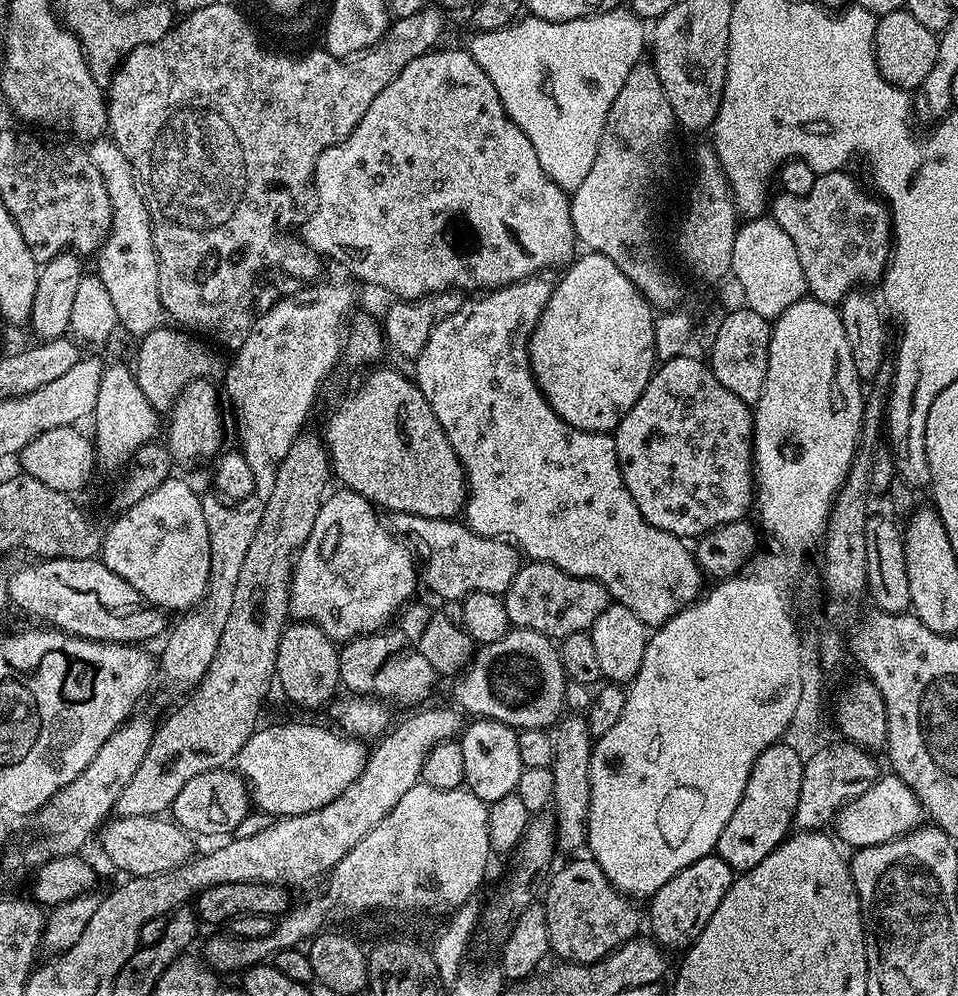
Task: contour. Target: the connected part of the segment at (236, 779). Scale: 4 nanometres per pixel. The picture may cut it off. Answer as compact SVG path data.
M231 767L206 770L206 774L198 774L190 778L182 790L178 790L178 798L174 798L170 816L185 832L200 836L224 836L235 833L236 827L250 815L253 807L248 781L239 771Z

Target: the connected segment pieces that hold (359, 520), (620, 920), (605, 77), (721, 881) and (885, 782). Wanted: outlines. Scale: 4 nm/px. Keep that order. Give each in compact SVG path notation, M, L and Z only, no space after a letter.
M339 491L321 503L310 538L294 557L288 606L297 621L316 624L330 639L347 642L371 632L383 632L391 620L393 623L397 619L401 609L415 597L412 595L416 592L416 580L418 584L418 560L413 549L385 521L385 525L380 521L377 505L357 492Z
M572 860L552 876L542 903L546 910L546 934L551 955L570 964L593 964L633 939L642 928L642 912L629 897L620 895L595 860Z
M621 6L596 16L587 16L566 22L539 20L525 15L502 29L489 32L477 31L473 40L466 44L468 51L486 70L506 114L530 138L530 146L542 162L542 170L559 188L573 190L586 178L598 154L599 140L610 108L618 92L636 64L641 63L646 52L646 24L635 12Z
M715 854L698 858L698 862L686 866L686 870L678 870L678 874L674 874L674 878L670 878L670 882L666 882L666 886L662 886L651 896L649 904L652 905L649 906L648 912L646 908L646 924L647 927L648 924L652 927L651 939L665 950L691 948L693 942L702 934L702 930L706 930L706 922L710 922L710 918L714 918L714 910L718 910L718 902L722 902L722 898L731 886L733 879L734 870L721 856Z
M884 774L874 786L870 786L870 790L835 813L834 836L841 845L849 844L849 849L852 850L878 846L921 827L920 816L922 817L920 799L912 793L910 786L906 786L906 782L902 782L894 774Z

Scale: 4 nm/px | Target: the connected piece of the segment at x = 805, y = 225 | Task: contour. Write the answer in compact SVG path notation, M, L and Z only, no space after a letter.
M841 170L817 175L814 190L805 196L781 191L780 196L771 197L771 219L776 220L778 226L790 234L790 242L794 242L794 250L798 250L798 262L802 262L802 274L806 274L811 299L839 305L848 292L868 286L864 284L872 284L875 280L877 283L888 267L892 251L892 217L883 199L877 198L865 188L860 188L859 182L848 170Z

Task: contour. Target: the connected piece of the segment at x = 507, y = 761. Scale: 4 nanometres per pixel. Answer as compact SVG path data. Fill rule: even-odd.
M476 718L463 729L458 743L462 746L462 758L466 761L464 784L479 800L492 805L506 795L515 793L518 778L524 773L522 754L518 754L517 729L497 720Z

